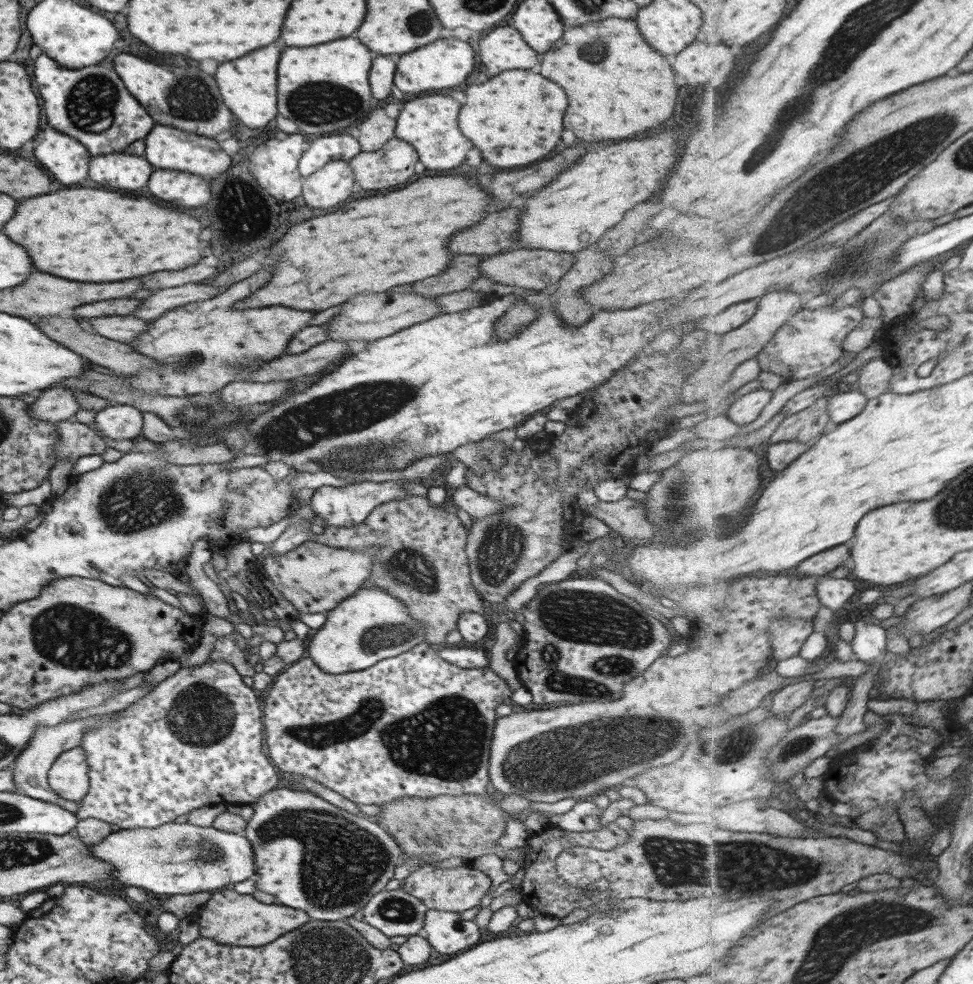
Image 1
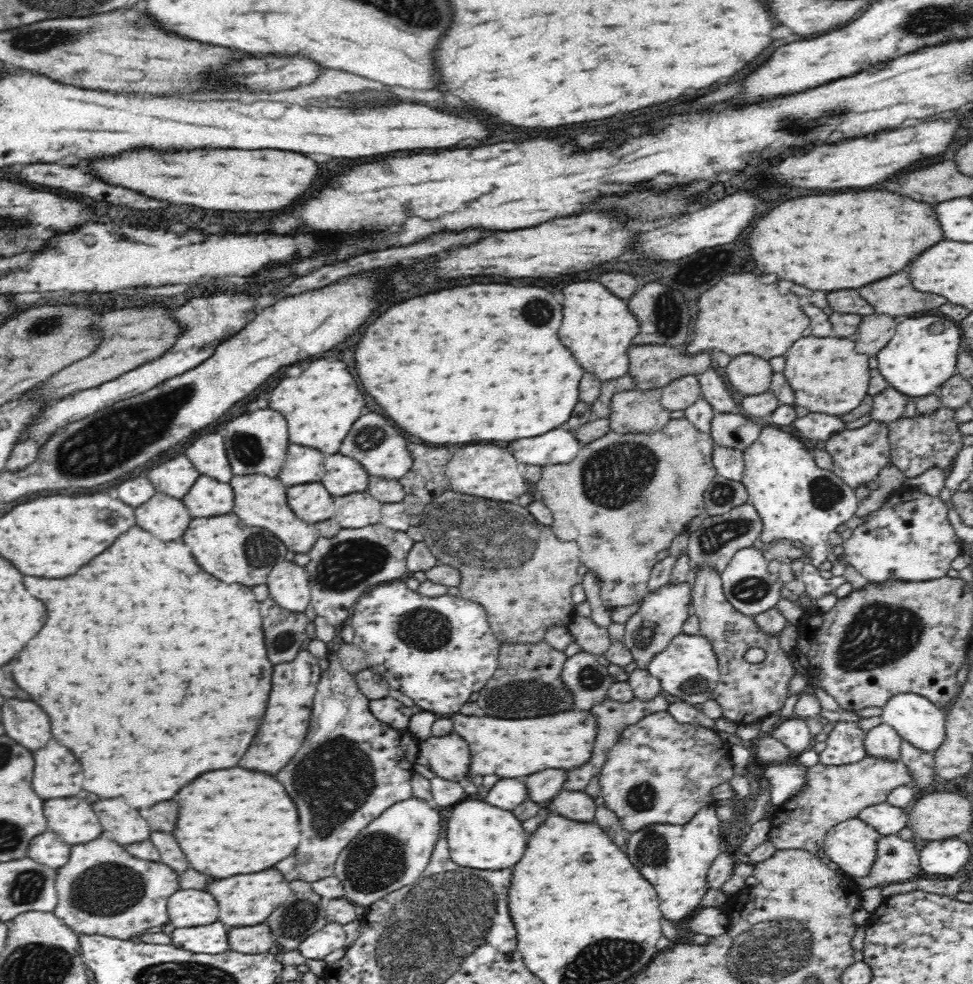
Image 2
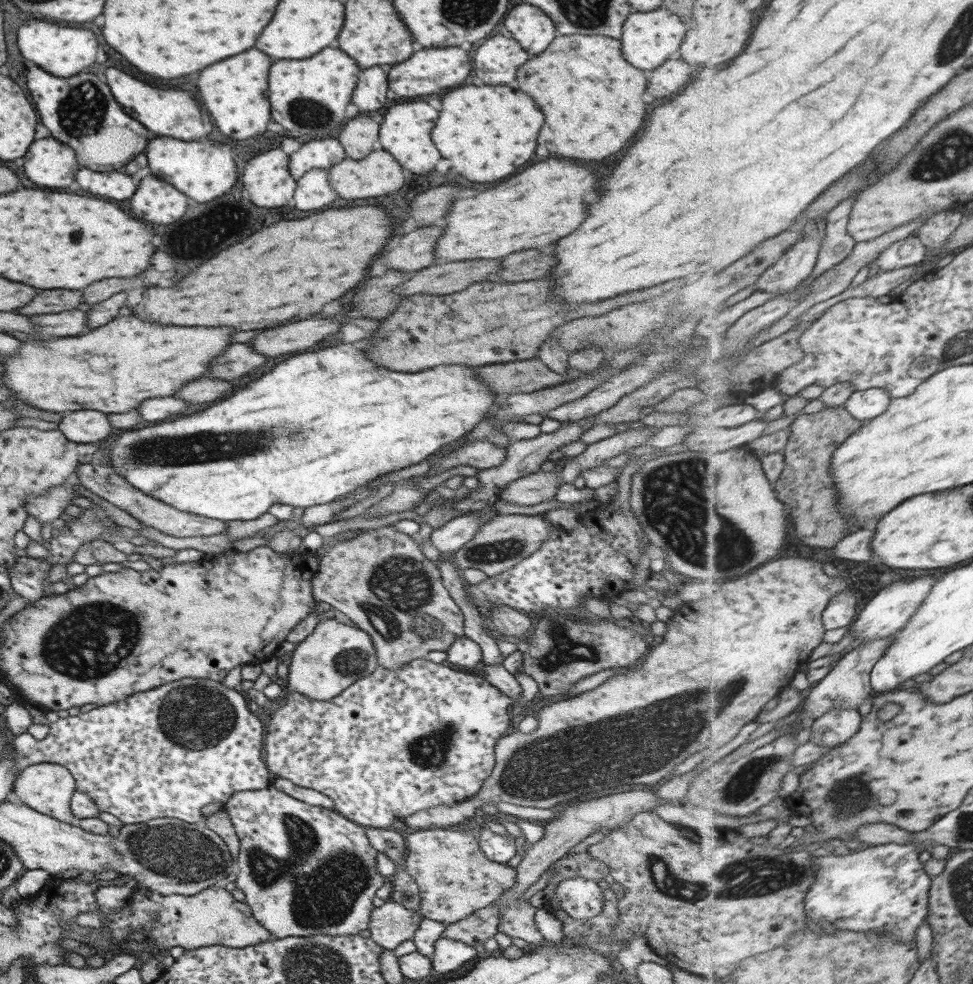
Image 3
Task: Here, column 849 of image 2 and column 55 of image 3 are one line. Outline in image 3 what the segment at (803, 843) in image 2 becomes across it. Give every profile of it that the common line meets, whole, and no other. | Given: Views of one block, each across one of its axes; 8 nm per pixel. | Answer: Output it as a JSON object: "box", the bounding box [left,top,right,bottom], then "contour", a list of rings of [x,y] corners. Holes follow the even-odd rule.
{"box":[13,762,78,826],"contour":[[[47,762],[39,763],[23,767],[15,779],[13,779],[13,794],[29,808],[39,812],[39,814],[46,814],[59,822],[71,824],[71,826],[78,826],[78,818],[71,813],[70,800],[73,791],[75,791],[75,783],[71,773],[57,764],[49,764]]]}

